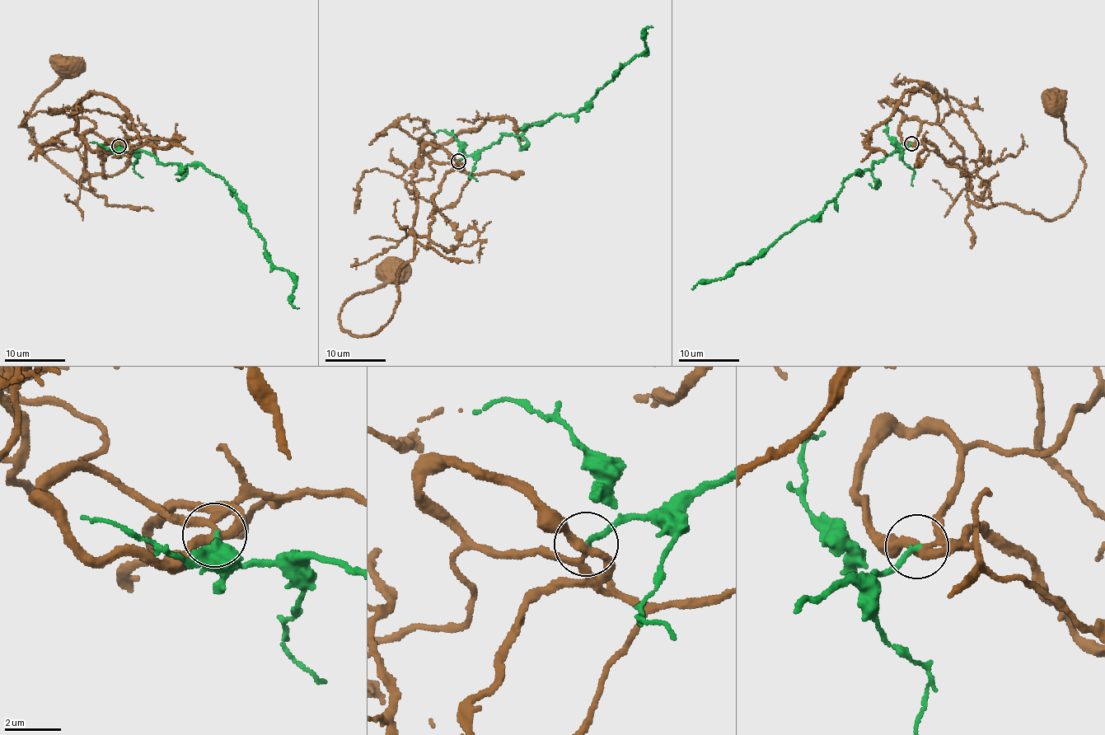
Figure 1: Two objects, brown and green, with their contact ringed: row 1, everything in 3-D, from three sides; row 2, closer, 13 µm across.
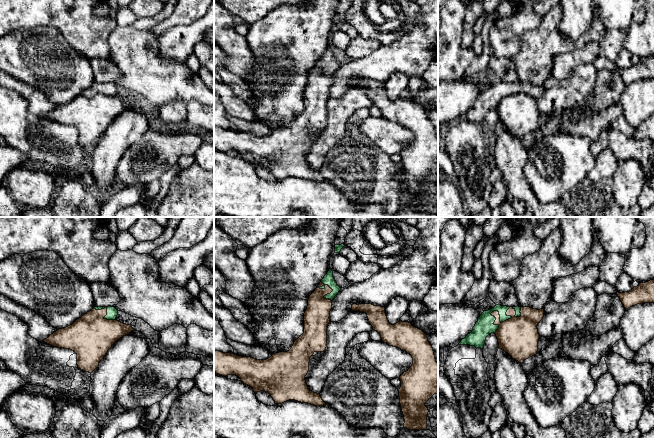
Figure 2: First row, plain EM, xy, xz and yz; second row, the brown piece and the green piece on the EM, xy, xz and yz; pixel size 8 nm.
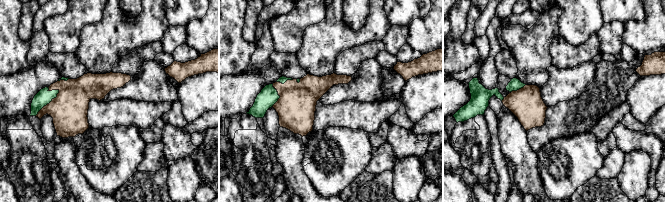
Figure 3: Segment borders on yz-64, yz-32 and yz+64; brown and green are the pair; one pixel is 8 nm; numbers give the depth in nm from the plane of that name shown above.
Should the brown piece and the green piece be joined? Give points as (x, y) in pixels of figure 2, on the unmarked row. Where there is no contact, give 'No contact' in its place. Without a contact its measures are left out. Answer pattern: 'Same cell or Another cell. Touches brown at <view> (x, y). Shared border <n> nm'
Same cell. Touches brown at yz (498, 90). Shared border 240 nm

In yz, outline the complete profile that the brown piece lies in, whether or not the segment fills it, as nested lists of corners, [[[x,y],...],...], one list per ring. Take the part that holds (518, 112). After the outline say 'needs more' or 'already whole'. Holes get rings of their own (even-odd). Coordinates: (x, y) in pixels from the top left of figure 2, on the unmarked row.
[[[496,81],[484,87],[473,106],[458,121],[483,124],[486,113],[495,109],[499,124],[519,139],[537,130],[540,111],[537,101],[544,93],[544,85]]] | needs more

